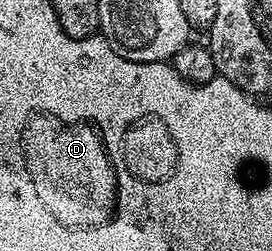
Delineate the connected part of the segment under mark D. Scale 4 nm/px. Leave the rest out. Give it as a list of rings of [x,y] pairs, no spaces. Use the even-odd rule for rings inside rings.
[[[29,106],[29,114],[25,114],[25,118],[21,118],[21,122],[17,122],[17,150],[21,150],[21,166],[25,166],[25,178],[29,178],[29,186],[33,186],[33,202],[41,202],[41,210],[45,210],[45,214],[49,214],[49,222],[57,222],[57,226],[61,226],[61,230],[65,230],[65,234],[97,234],[97,230],[105,230],[105,226],[113,226],[113,222],[116,222],[119,217],[114,161],[106,152],[102,134],[103,127],[101,127],[101,122],[97,122],[97,118],[61,118],[61,114],[57,114],[57,110],[49,110],[49,106]],[[109,204],[111,204],[111,211],[107,216],[105,210]]]

